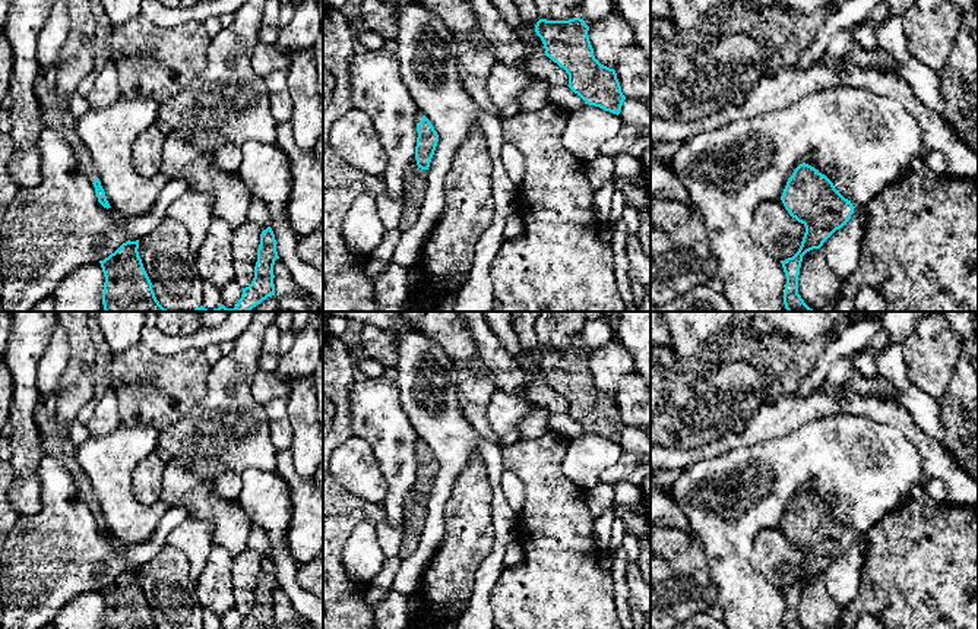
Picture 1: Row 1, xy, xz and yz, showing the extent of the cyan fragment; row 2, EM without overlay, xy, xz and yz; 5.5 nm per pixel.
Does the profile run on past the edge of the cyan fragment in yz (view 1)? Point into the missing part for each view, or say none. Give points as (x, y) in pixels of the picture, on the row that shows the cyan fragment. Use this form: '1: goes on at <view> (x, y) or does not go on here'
1: does not go on here

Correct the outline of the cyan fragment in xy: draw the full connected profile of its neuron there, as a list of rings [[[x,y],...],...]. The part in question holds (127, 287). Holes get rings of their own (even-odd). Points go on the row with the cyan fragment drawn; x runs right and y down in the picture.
[[[139,240],[126,241],[99,260],[105,276],[102,293],[105,312],[170,312],[156,300],[137,249]]]

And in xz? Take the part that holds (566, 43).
[[[580,18],[569,20],[539,19],[535,25],[545,56],[569,75],[567,86],[585,104],[618,116],[626,97],[621,92],[615,70],[595,59],[588,31],[589,26]]]

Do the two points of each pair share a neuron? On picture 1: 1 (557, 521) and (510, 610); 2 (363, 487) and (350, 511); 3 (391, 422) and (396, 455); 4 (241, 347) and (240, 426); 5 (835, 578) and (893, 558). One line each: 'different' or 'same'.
1: same
2: different
3: same
4: same
5: different

